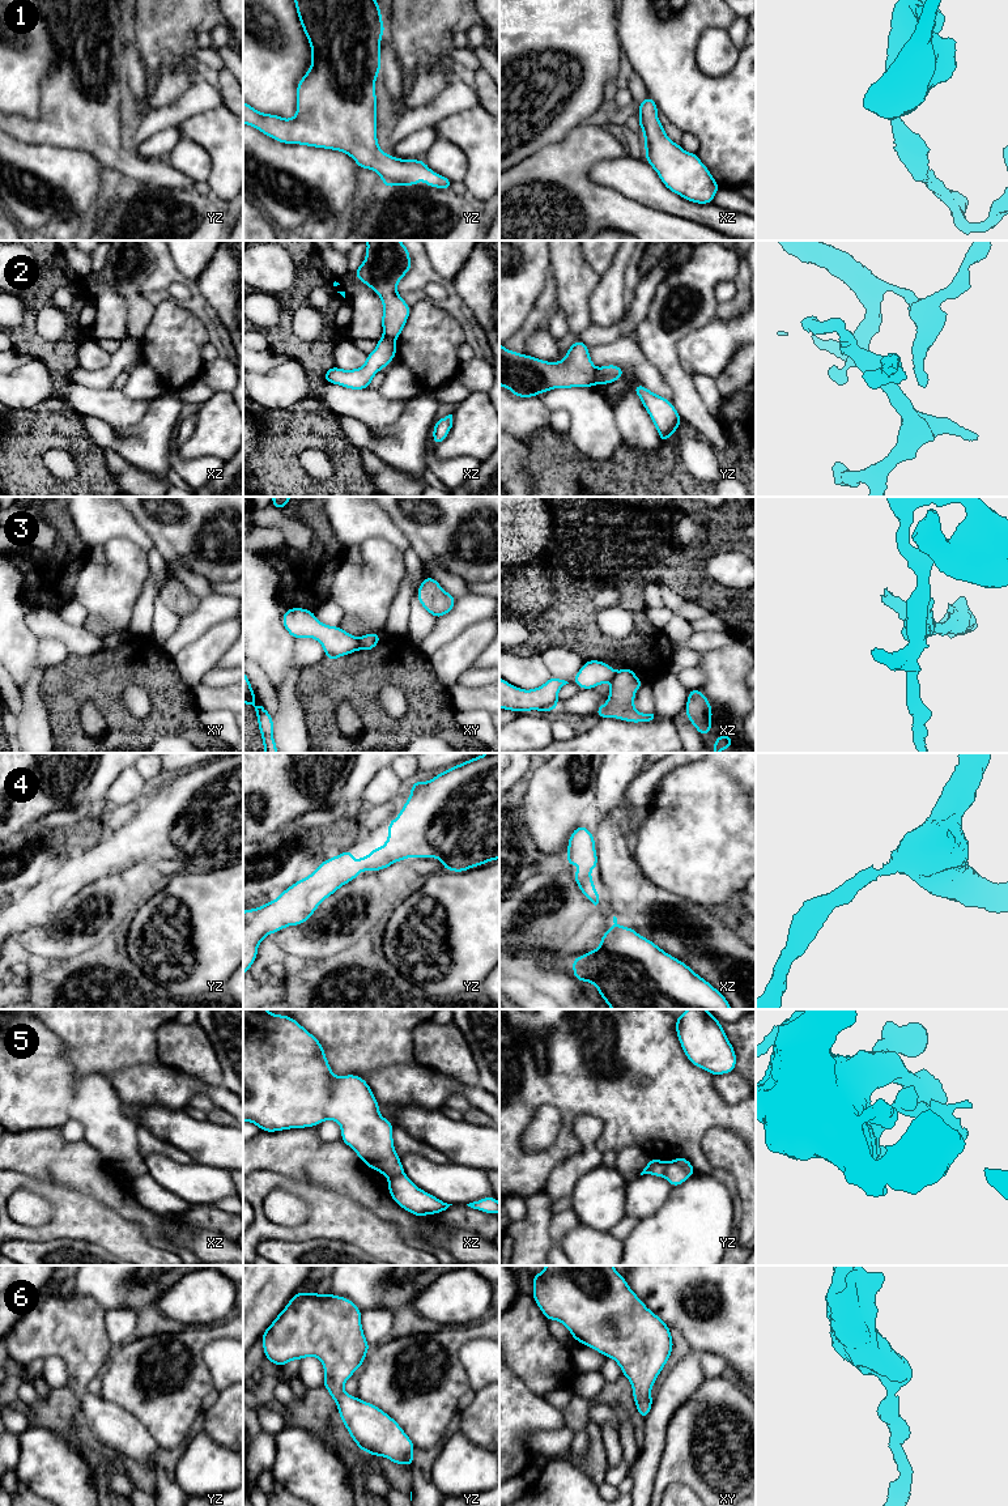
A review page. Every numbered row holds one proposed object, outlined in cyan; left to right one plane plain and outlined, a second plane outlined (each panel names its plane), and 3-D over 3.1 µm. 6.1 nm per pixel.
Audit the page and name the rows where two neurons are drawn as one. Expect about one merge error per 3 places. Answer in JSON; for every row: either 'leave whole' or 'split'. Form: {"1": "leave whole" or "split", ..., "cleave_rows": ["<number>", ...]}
{"1": "leave whole", "2": "split", "3": "split", "4": "leave whole", "5": "split", "6": "leave whole", "cleave_rows": ["2", "3", "5"]}

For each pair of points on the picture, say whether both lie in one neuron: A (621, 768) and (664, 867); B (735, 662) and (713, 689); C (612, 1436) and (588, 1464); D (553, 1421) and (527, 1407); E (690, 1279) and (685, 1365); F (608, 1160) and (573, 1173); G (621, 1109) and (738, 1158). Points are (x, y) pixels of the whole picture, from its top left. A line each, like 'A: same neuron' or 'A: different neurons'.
A: different neurons
B: same neuron
C: different neurons
D: same neuron
E: different neurons
F: different neurons
G: different neurons

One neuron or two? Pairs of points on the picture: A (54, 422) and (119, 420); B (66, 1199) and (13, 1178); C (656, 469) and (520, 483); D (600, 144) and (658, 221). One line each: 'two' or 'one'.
A: two
B: one
C: two
D: one

